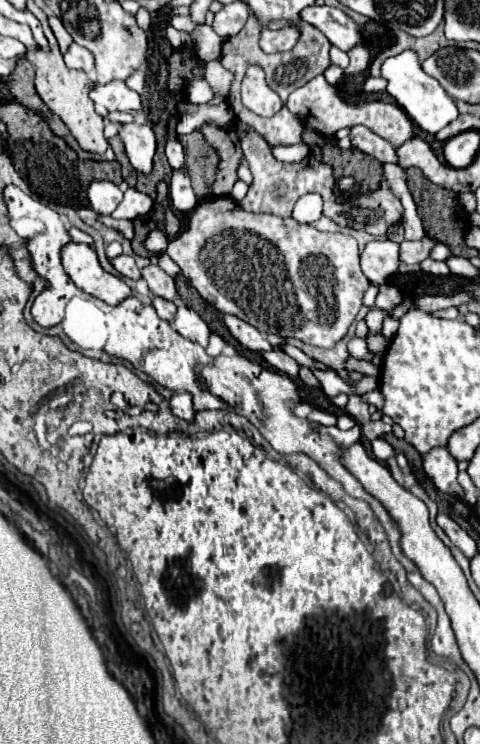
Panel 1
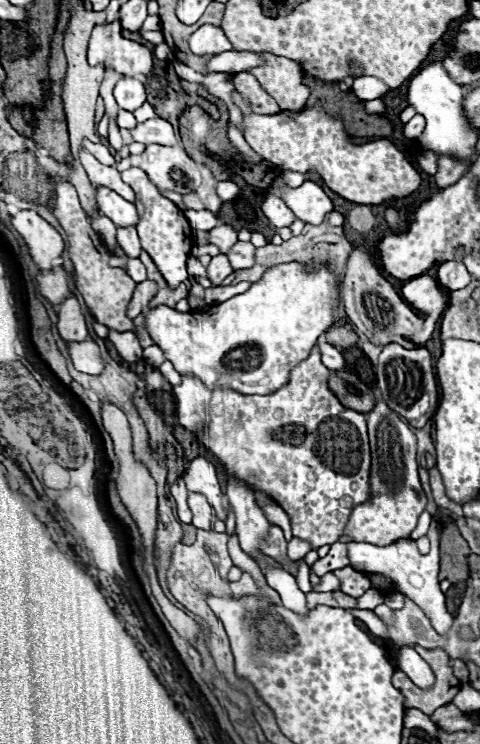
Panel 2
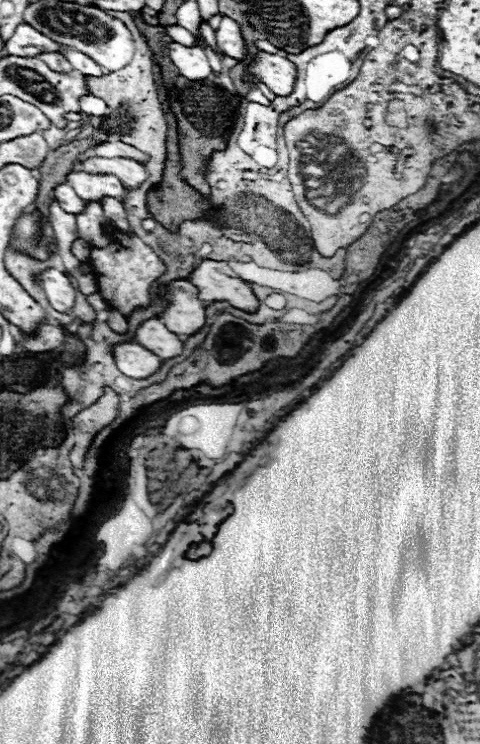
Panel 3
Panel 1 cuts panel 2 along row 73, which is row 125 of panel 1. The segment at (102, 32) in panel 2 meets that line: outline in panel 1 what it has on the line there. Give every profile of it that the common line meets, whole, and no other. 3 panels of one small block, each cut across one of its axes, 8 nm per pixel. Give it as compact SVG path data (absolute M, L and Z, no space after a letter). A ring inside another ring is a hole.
M118 124L120 126L120 138L126 146L126 154L130 164L142 172L148 174L152 170L152 158L156 150L156 134L150 124Z

